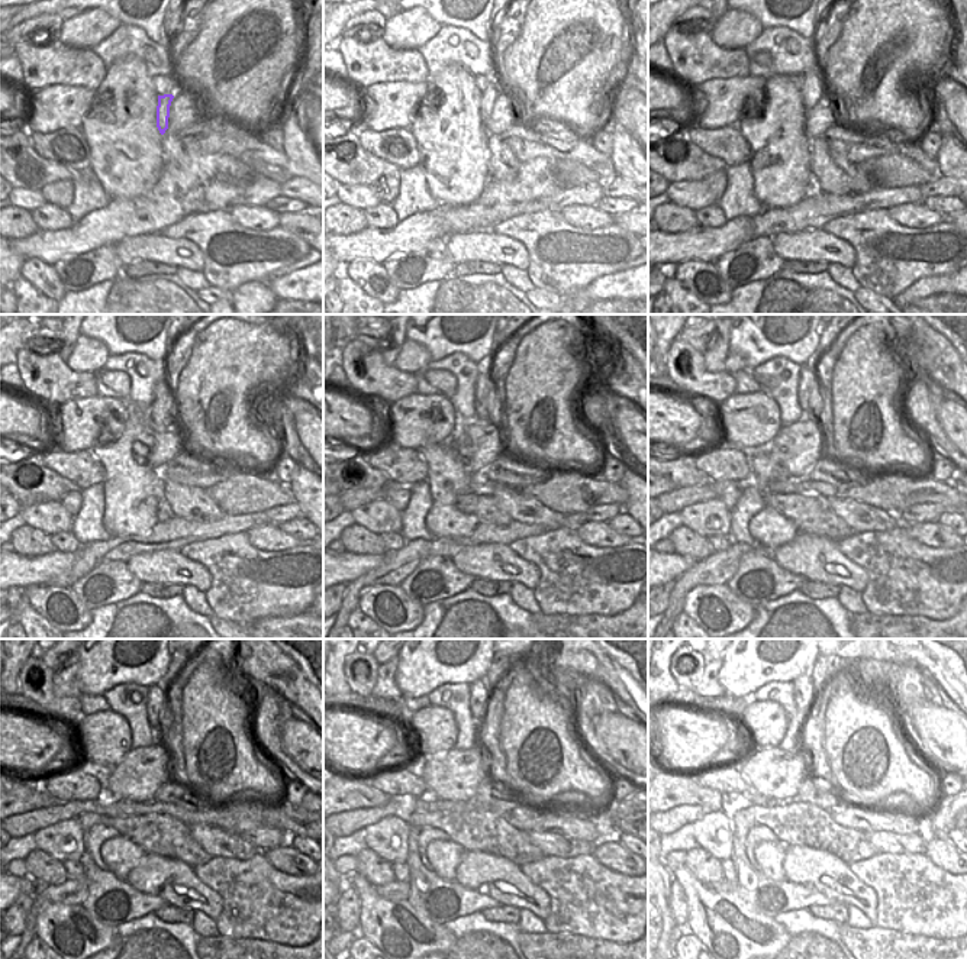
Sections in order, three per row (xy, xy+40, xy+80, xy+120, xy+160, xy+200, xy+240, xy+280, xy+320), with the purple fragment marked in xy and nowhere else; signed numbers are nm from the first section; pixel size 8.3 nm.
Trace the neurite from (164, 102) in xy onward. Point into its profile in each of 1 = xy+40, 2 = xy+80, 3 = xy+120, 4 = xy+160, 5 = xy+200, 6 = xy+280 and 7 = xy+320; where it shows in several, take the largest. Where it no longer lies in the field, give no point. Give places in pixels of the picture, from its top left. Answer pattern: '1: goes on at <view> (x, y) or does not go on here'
1: goes on at xy+40 (489, 94)
2: goes on at xy+80 (812, 89)
3: goes on at xy+120 (160, 415)
4: goes on at xy+160 (484, 388)
5: goes on at xy+200 (808, 388)
6: goes on at xy+280 (480, 694)
7: goes on at xy+320 (803, 688)

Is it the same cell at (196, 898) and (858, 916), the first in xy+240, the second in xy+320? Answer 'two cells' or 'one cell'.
two cells

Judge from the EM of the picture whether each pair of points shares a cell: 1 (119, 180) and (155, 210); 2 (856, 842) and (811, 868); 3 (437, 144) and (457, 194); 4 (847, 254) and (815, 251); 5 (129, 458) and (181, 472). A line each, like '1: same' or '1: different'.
1: different
2: different
3: same
4: same
5: different

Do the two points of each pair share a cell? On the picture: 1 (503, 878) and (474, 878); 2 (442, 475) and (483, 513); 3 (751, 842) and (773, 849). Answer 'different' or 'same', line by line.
1: same
2: different
3: different

